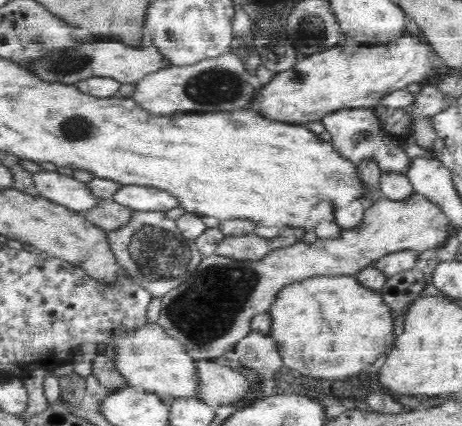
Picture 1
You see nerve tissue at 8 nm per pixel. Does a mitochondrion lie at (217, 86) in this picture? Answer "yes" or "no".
yes

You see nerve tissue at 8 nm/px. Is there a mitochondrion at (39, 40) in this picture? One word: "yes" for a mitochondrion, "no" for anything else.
yes

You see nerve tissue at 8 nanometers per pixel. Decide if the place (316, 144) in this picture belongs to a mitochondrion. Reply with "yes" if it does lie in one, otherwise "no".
no

